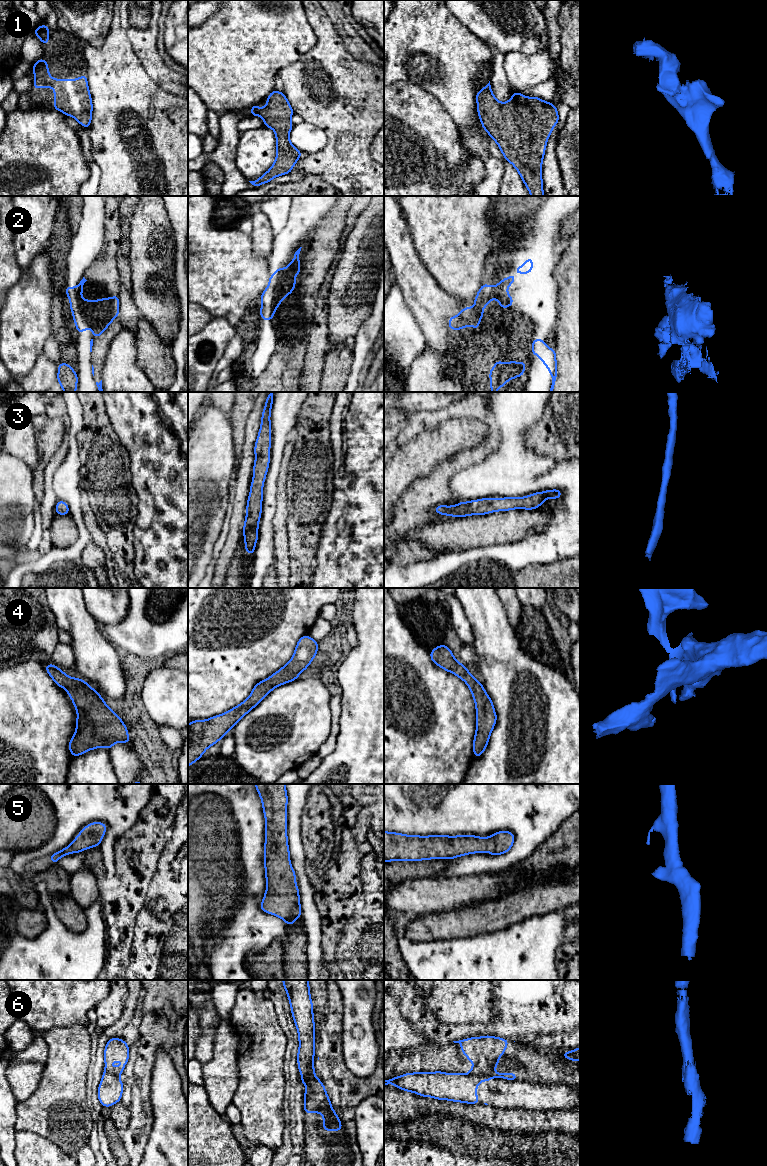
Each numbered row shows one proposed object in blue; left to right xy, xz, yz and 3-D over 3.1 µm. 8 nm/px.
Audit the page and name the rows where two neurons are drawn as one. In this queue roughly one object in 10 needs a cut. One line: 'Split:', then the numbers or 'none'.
Split: 2, 6

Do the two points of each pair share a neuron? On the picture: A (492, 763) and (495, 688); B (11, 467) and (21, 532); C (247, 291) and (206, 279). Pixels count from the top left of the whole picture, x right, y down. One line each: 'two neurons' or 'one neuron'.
A: one neuron
B: one neuron
C: one neuron

